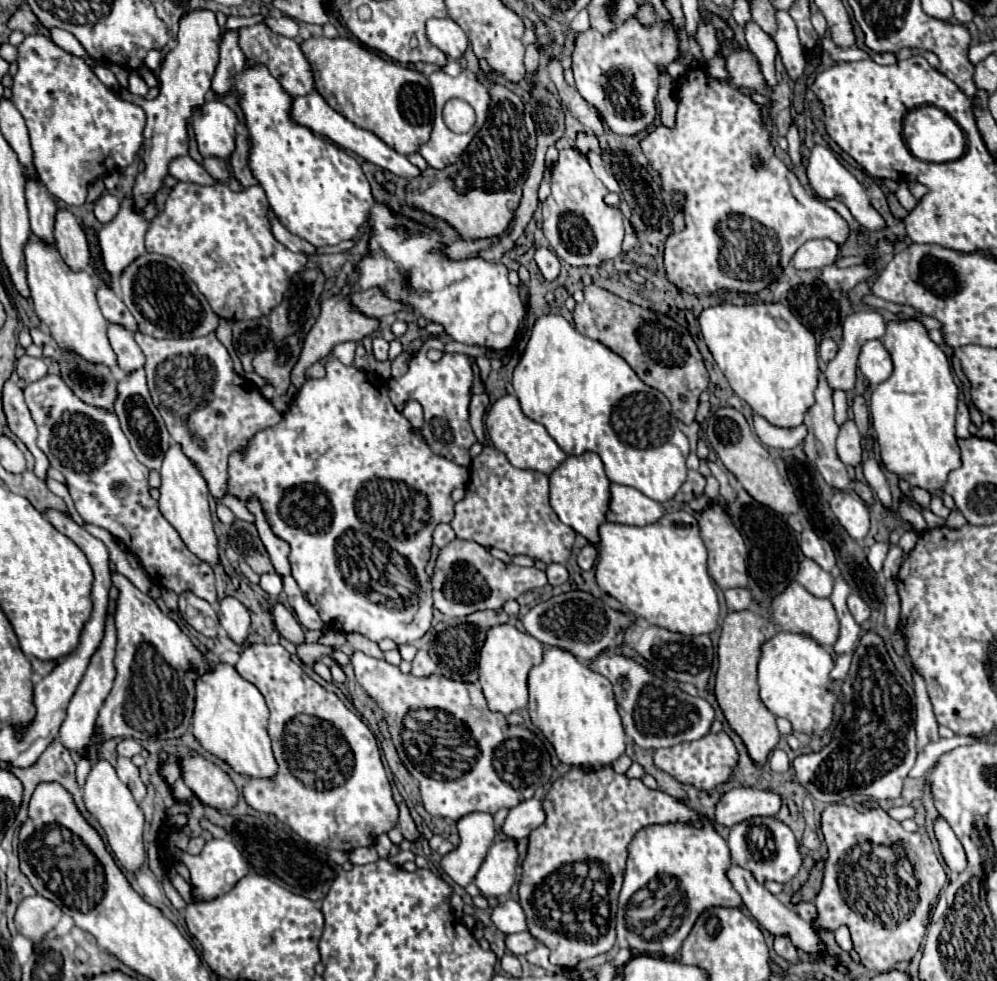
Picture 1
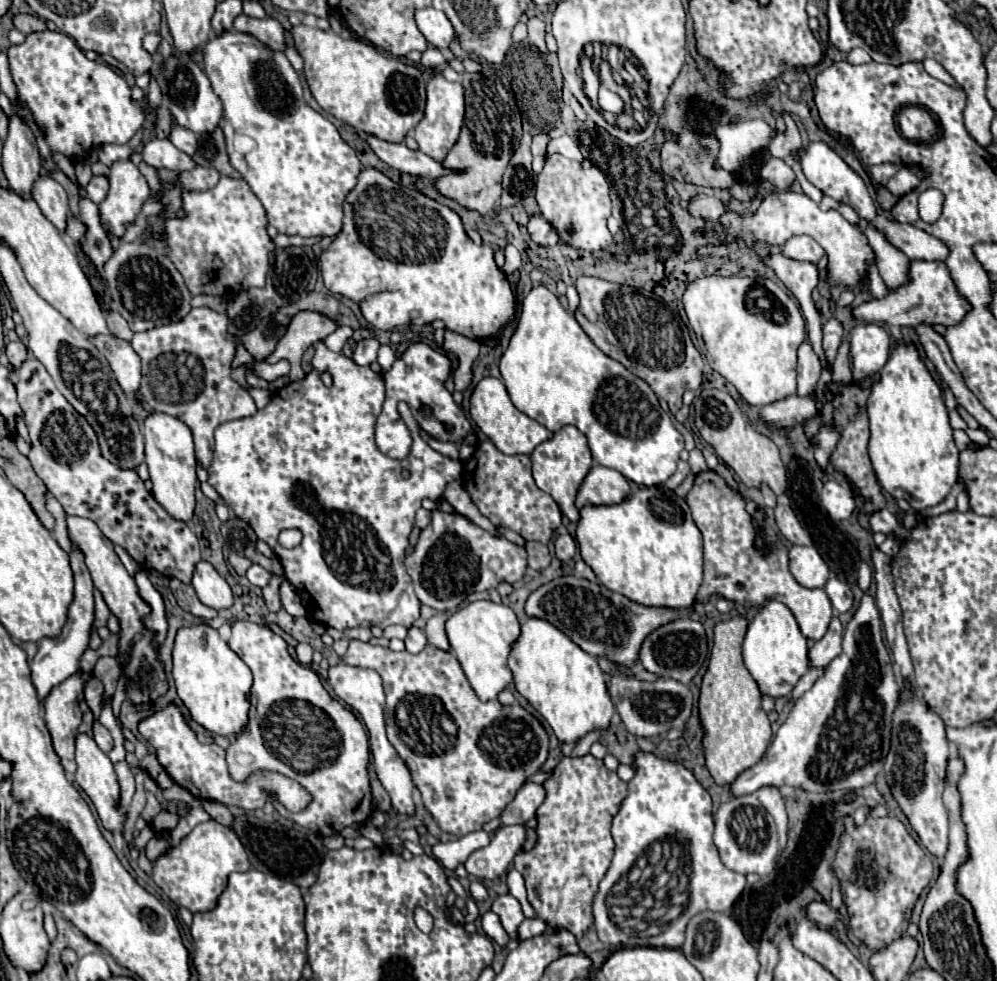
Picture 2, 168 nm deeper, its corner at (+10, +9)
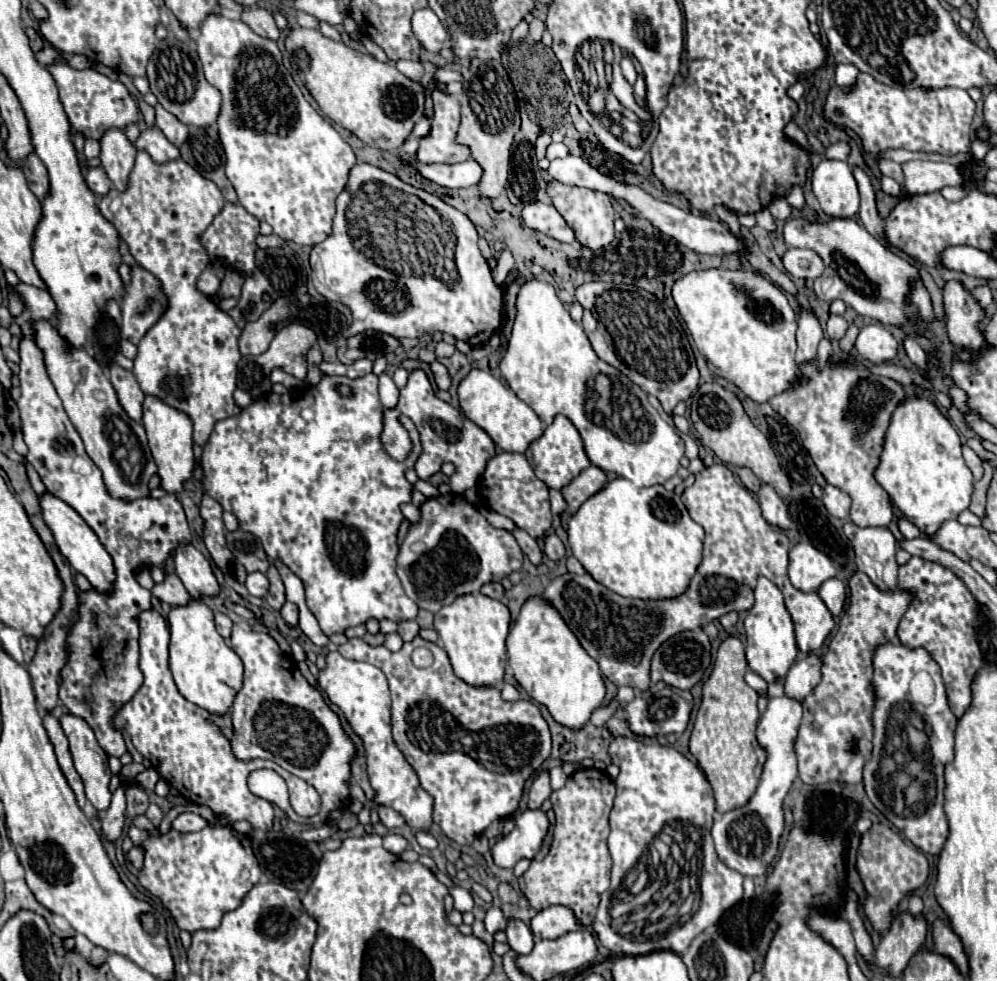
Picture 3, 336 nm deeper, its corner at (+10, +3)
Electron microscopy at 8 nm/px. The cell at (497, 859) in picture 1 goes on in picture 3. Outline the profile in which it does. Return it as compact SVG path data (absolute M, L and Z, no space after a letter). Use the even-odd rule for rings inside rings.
M526 809L516 819L516 827L512 829L512 833L502 837L494 845L494 863L498 867L514 867L520 859L534 859L534 855L542 847L548 827L548 815L542 809Z

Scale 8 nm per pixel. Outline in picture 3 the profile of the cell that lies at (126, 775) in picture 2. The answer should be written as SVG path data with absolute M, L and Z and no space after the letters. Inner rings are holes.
M120 785L116 793L112 795L112 803L106 809L106 813L100 819L100 831L106 841L114 843L122 835L124 827L124 811L126 811L126 797L124 797L124 787Z

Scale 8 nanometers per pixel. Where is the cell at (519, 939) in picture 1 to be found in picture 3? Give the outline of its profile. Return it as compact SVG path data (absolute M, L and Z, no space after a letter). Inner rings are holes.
M556 905L544 911L538 911L530 923L530 929L536 939L556 939L570 931L582 931L584 927L580 925L580 921L576 921L576 915L572 913L572 909Z

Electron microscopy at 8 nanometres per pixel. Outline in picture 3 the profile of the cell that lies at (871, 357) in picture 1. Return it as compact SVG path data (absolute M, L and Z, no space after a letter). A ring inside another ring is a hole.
M866 325L856 339L856 353L860 359L870 363L886 363L896 357L898 341L884 325Z

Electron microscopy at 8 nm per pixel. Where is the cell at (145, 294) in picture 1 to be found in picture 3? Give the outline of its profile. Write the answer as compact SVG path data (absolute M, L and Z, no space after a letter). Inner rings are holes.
M142 267L132 269L132 283L126 285L126 295L120 301L122 327L120 335L134 345L166 311L166 295L158 279Z

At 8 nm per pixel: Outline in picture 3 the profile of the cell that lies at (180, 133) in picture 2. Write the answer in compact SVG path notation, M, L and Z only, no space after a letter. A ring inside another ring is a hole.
M160 103L156 105L156 125L176 147L180 147L188 139L188 127L182 121L178 121L170 111L166 111Z

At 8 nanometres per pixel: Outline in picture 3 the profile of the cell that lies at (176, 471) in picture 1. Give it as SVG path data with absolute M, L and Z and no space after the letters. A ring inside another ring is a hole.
M146 395L144 399L144 429L148 433L148 445L158 465L158 475L162 479L162 489L168 493L180 493L182 483L192 477L194 469L194 453L192 453L192 421L186 413L172 409L158 397Z

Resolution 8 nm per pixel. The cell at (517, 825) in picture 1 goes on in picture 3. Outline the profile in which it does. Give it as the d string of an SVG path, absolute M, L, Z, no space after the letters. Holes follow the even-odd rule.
M542 771L534 779L534 783L532 783L530 791L528 791L528 807L530 809L538 809L550 797L550 793L552 793L552 789L550 789L550 775L548 775L548 771Z

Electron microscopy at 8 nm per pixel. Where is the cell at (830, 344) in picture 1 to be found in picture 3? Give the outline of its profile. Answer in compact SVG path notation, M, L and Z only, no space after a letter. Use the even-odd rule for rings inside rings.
M830 315L828 323L826 323L826 333L830 339L842 339L846 329L848 329L848 323L842 315Z

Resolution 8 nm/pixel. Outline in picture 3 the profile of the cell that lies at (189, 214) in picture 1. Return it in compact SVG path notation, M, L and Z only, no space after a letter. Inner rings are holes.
M226 203L222 213L218 213L212 221L212 225L204 231L202 243L210 255L210 259L224 259L228 265L234 261L234 269L242 273L252 273L254 271L254 251L256 251L256 235L260 227L256 217L252 217L242 205L232 205Z

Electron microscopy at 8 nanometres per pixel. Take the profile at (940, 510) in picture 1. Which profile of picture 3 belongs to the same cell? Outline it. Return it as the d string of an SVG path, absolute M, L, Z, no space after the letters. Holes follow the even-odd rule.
M924 397L906 399L892 415L886 445L876 469L876 481L888 493L896 517L914 523L922 537L934 537L940 525L968 509L974 479L962 459L962 443L954 427Z

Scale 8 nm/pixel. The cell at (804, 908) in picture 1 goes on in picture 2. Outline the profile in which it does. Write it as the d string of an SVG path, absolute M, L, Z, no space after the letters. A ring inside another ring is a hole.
M812 901L812 903L806 907L806 913L808 913L810 919L814 919L814 921L820 923L820 925L830 925L830 923L834 923L836 919L840 919L840 913L834 911L832 907L824 905L822 901Z

